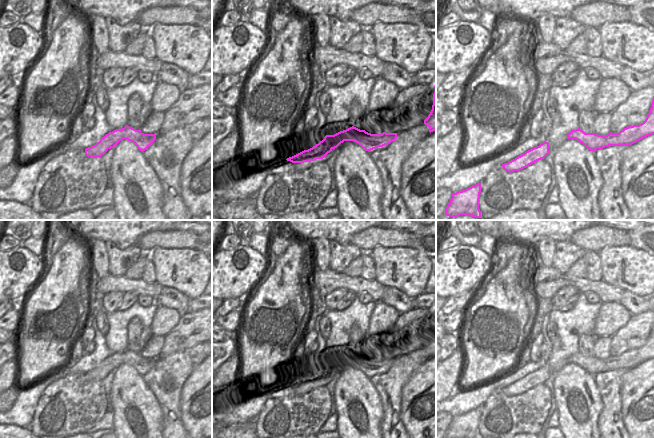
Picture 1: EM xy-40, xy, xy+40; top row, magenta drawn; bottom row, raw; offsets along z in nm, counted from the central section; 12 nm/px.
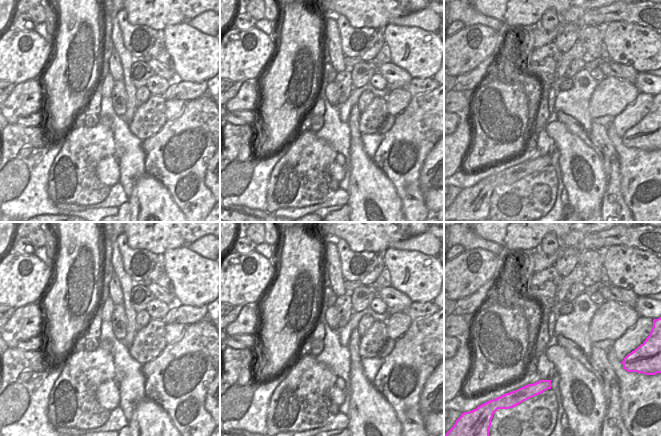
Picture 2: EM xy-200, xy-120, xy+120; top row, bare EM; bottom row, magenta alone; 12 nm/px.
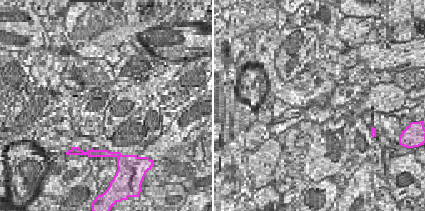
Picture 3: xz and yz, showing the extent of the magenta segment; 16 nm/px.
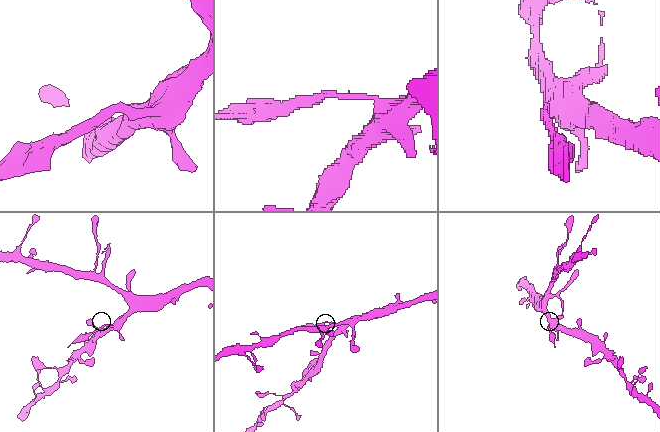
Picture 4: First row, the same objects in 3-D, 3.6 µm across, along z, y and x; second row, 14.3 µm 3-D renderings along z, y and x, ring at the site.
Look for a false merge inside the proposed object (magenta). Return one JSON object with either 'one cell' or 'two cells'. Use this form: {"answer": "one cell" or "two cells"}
{"answer": "two cells"}

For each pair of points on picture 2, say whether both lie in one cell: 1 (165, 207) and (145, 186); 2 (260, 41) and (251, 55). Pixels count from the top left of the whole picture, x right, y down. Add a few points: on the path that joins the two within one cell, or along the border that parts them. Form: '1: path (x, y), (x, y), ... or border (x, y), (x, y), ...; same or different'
1: path (160, 202), (149, 191); same
2: path (258, 44), (251, 52); same

